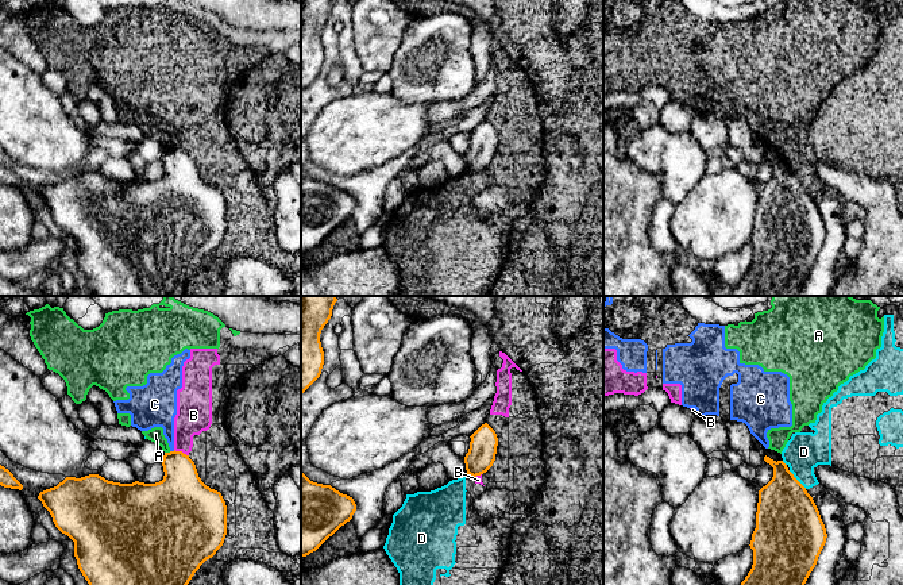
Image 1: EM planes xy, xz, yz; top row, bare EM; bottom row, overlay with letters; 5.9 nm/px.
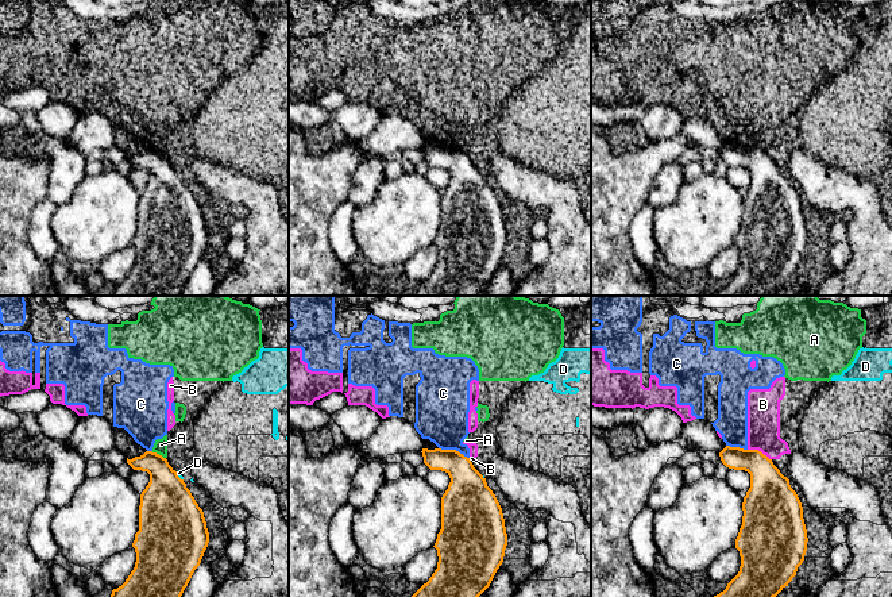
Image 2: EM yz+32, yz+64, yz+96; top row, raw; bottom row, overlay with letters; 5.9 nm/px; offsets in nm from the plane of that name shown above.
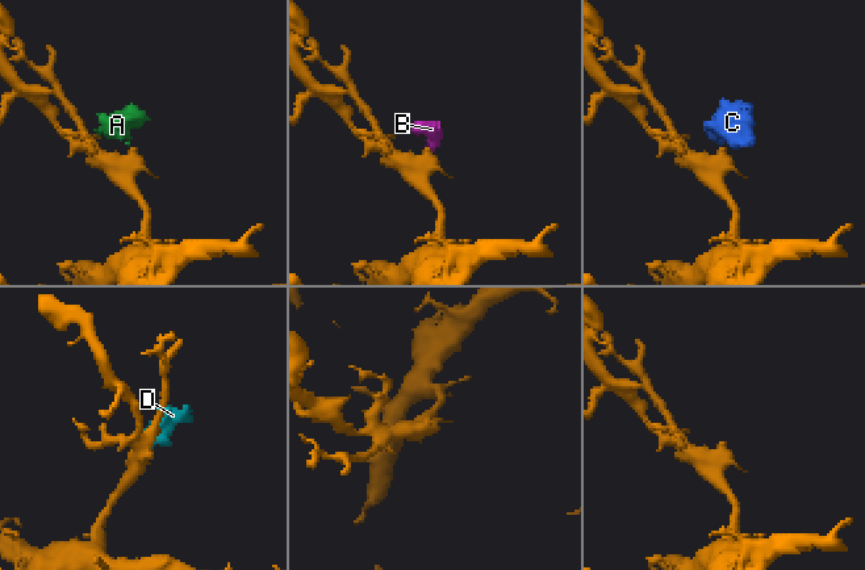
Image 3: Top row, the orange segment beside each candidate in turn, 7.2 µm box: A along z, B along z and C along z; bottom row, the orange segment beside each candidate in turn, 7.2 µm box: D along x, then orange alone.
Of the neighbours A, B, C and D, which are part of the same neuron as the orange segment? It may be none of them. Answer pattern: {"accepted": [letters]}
{"accepted": []}

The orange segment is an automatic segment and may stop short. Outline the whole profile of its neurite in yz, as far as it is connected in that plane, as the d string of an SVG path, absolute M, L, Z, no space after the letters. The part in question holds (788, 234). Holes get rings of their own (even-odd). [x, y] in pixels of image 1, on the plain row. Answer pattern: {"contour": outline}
{"contour": "M767 153L764 158L773 165L773 174L759 188L756 226L749 242L753 262L729 296L798 296L826 240L825 222L806 185L783 158Z"}

